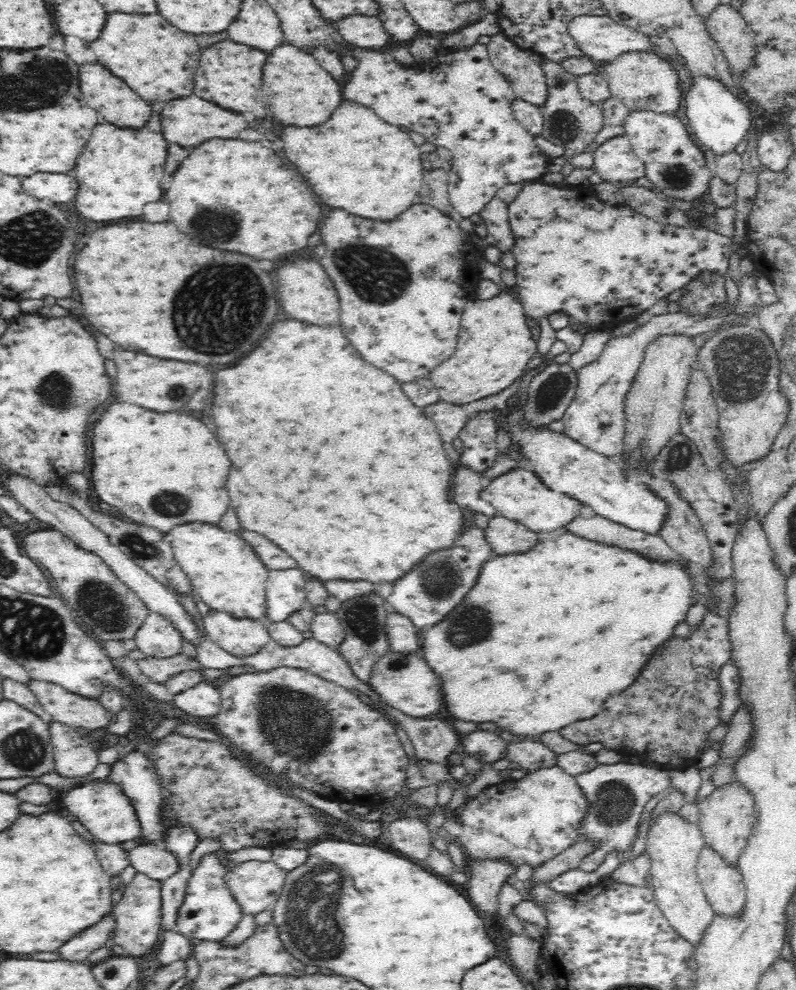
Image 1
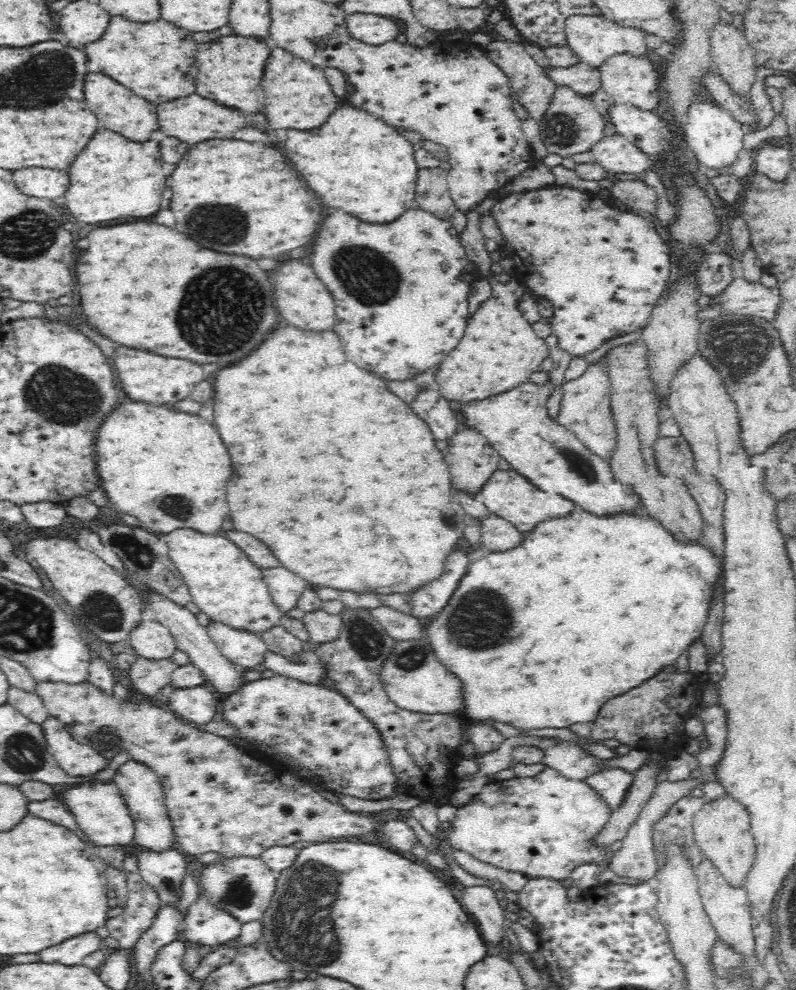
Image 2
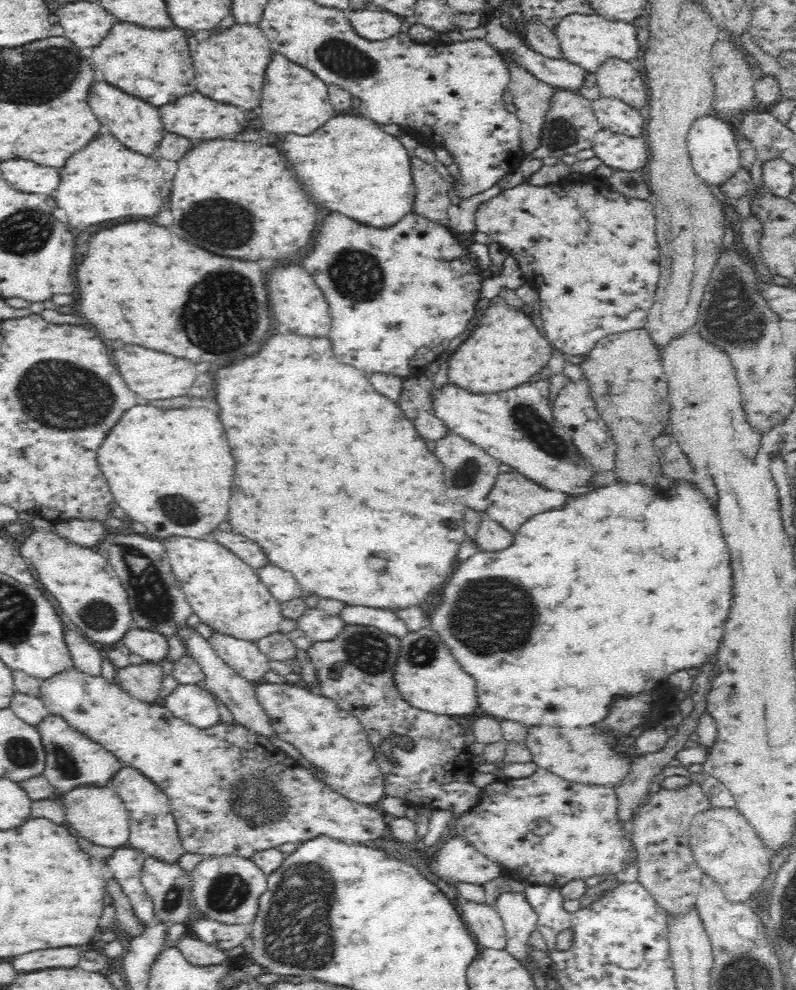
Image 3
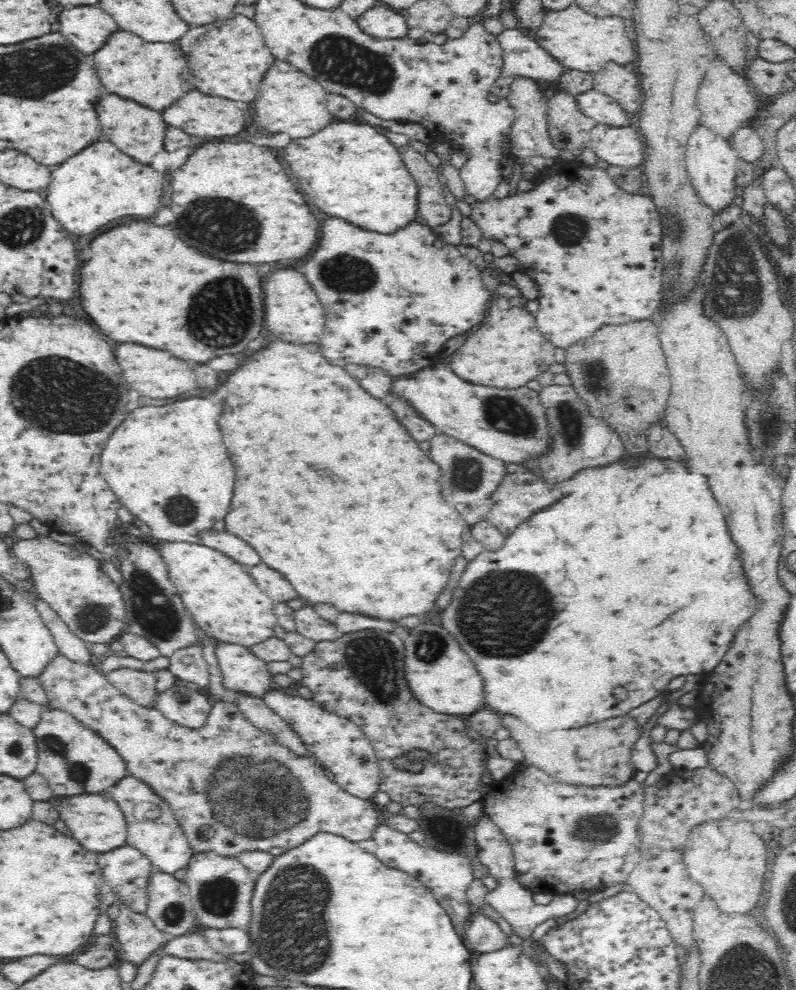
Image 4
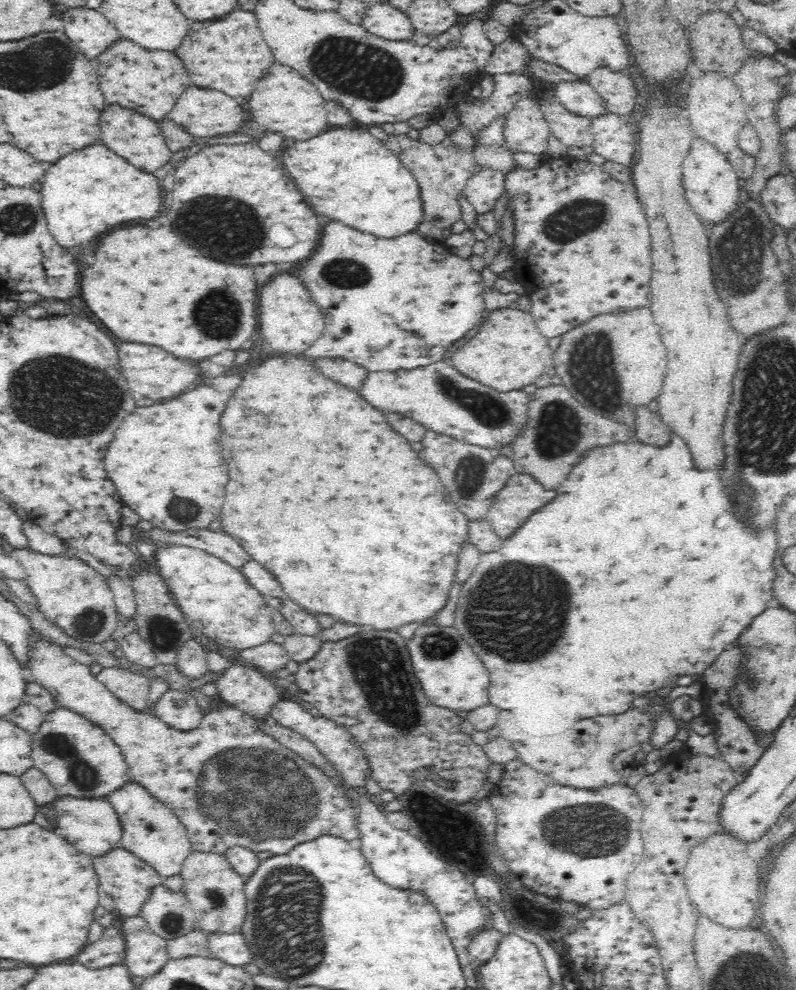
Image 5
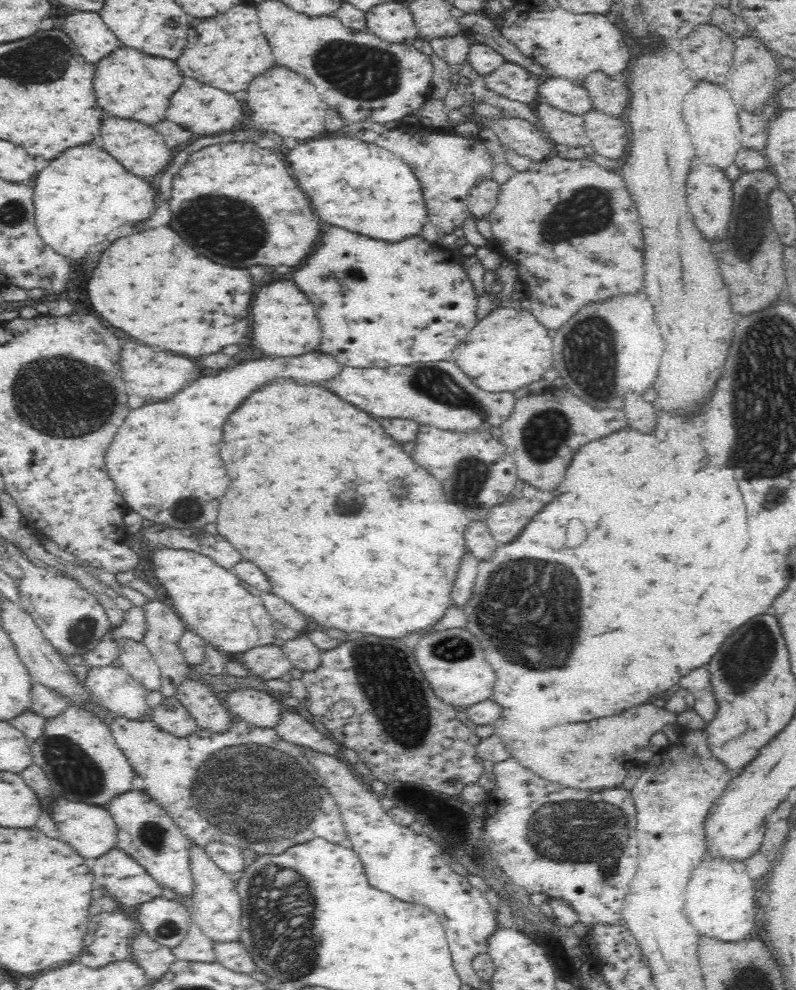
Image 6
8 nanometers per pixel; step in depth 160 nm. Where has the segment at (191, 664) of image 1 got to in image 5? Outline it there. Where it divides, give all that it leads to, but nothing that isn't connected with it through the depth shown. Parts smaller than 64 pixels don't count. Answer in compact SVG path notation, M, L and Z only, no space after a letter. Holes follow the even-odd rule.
M103 667L96 679L128 708L140 713L151 707L148 698L149 677L119 667Z

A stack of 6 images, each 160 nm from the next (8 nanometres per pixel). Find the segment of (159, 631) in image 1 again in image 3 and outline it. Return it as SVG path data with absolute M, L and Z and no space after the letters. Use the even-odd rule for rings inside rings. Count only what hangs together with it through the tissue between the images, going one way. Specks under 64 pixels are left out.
M132 627L123 636L123 642L130 654L137 654L140 660L150 663L158 663L168 654L168 639L157 632Z

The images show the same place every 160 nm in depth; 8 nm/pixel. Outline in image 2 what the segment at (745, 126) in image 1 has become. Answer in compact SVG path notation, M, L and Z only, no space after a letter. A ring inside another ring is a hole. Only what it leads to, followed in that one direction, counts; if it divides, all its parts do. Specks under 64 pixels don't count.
M706 97L704 102L692 104L686 116L684 131L686 131L688 150L700 162L702 169L712 168L712 170L719 170L720 174L727 173L727 169L742 150L742 138L747 129L736 122L727 110L720 108L711 99L706 101Z

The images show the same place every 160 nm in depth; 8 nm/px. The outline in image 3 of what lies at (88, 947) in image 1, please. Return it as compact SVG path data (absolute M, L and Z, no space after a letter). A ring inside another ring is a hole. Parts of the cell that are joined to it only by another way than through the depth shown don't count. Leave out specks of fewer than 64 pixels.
M52 948L40 952L28 952L24 956L17 956L12 960L12 968L20 972L36 972L46 968L72 968L78 964L81 950L78 948Z

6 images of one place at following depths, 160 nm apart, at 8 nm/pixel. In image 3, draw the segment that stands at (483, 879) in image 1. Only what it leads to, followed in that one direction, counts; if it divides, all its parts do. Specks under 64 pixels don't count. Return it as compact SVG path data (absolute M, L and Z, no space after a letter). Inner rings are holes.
M467 900L460 906L460 916L480 946L496 950L507 945L503 920L494 908Z

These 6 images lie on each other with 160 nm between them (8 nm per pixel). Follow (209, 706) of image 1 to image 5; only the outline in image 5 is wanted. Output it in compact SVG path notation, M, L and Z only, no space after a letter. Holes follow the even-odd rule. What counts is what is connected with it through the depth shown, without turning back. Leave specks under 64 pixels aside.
M178 686L171 687L155 703L151 703L149 711L170 728L179 731L198 728L203 719L203 714L194 699Z

